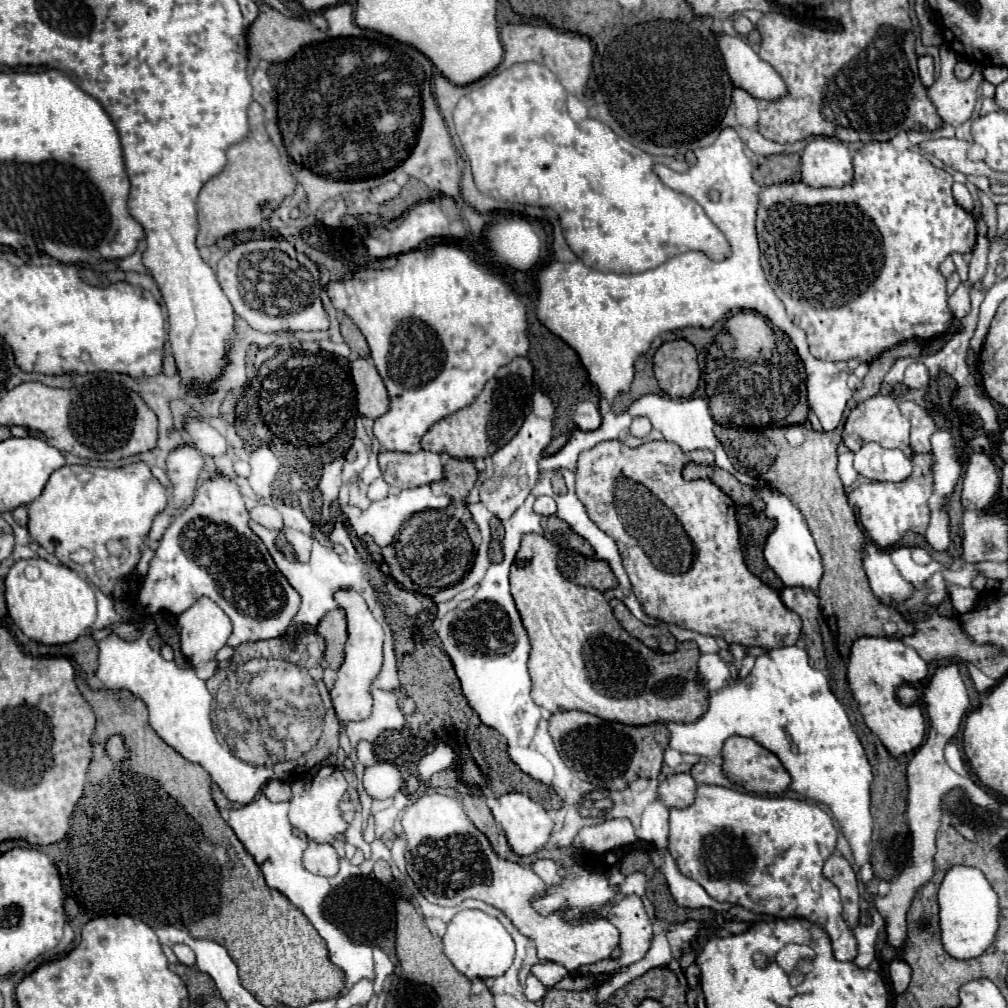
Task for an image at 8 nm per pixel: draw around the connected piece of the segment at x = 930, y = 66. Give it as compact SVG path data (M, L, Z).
M930 54L918 56L918 68L920 68L920 78L926 88L934 84L934 58Z

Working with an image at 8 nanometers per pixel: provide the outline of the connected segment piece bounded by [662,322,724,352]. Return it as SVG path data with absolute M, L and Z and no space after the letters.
M716 322L710 330L704 330L704 328L684 328L684 330L676 330L676 332L664 334L662 340L684 338L684 340L690 340L698 352L706 352L710 348L714 336L722 330L722 326L724 326L724 322Z

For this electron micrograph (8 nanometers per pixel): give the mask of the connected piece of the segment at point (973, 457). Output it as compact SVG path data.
M972 452L966 462L966 474L962 484L962 506L964 508L986 508L1000 488L1000 476L994 460L986 454Z

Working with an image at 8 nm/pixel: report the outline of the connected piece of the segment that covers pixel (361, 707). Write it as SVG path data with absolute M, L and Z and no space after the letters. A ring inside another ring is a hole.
M344 590L344 592L336 592L336 600L340 604L340 608L344 608L346 612L346 620L348 620L348 642L346 642L346 652L344 652L344 662L338 670L336 682L330 690L330 698L332 698L332 706L336 710L336 716L340 722L360 722L366 720L372 712L372 684L376 680L376 676L382 670L382 644L384 644L384 630L382 626L376 622L376 618L372 616L372 612L368 610L366 602L362 600L360 594L356 594L354 590Z

